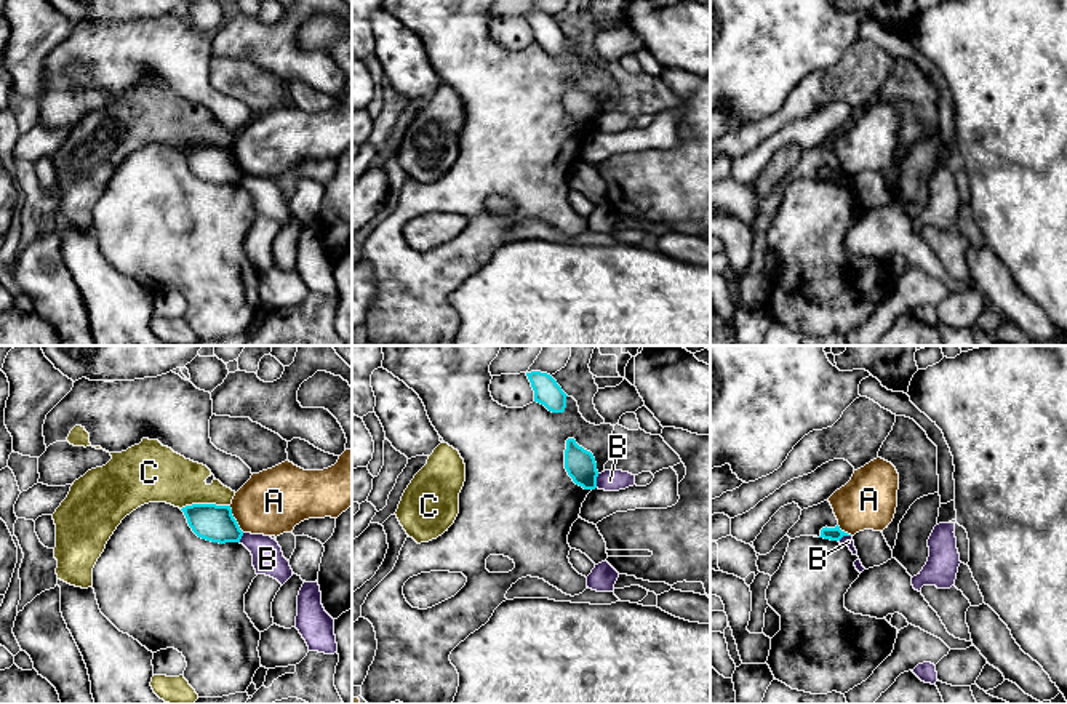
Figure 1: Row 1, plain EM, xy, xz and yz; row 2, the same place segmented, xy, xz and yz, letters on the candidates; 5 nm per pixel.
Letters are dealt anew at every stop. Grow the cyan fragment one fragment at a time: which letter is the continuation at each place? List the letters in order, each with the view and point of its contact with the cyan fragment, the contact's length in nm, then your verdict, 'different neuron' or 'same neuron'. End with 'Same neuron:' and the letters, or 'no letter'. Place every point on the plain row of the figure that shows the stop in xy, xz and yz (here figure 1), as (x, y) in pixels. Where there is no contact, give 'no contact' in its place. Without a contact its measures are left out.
A: xy (234, 160) | 150 nm | different neuron
B: xz (595, 122) | 70 nm | different neuron
C: xy (205, 146) | 240 nm | different neuron
Same neuron: no letter

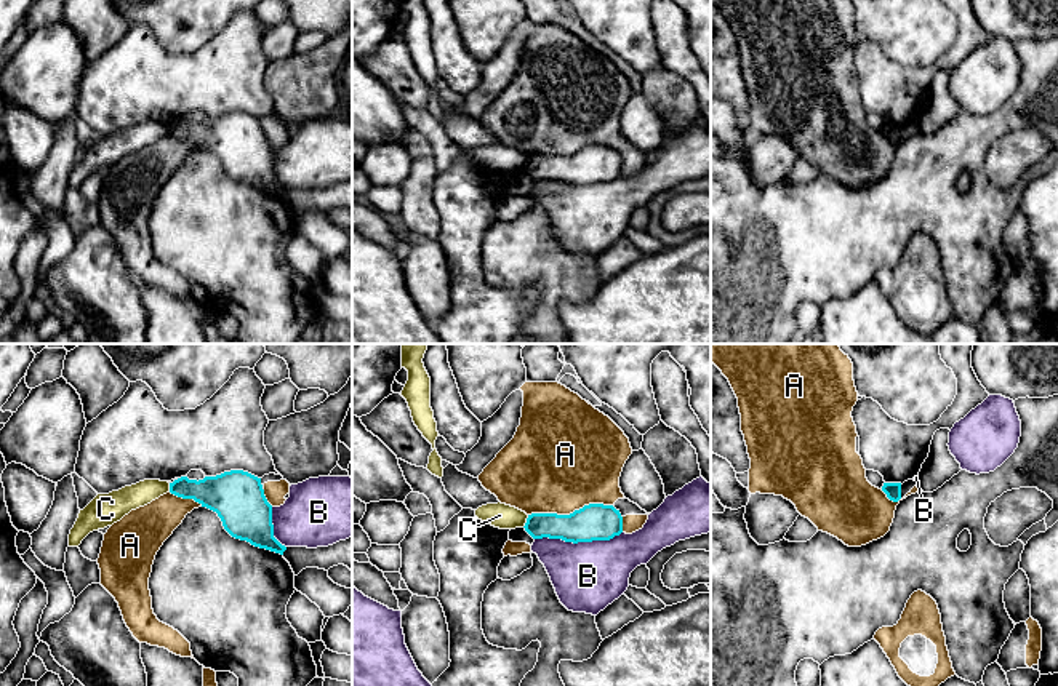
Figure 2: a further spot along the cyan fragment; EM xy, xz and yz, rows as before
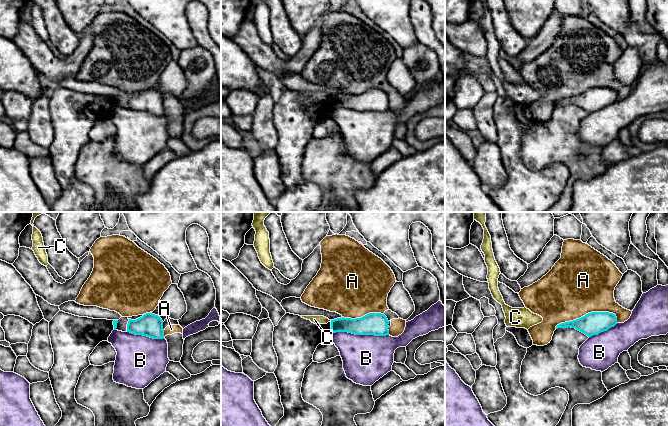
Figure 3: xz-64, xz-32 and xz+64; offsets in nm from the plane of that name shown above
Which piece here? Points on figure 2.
A: xz (570, 155) | 420 nm | different neuron
B: xz (578, 183) | 440 nm | different neuron
C: xz (527, 163) | 70 nm | different neuron
Same neuron: no letter

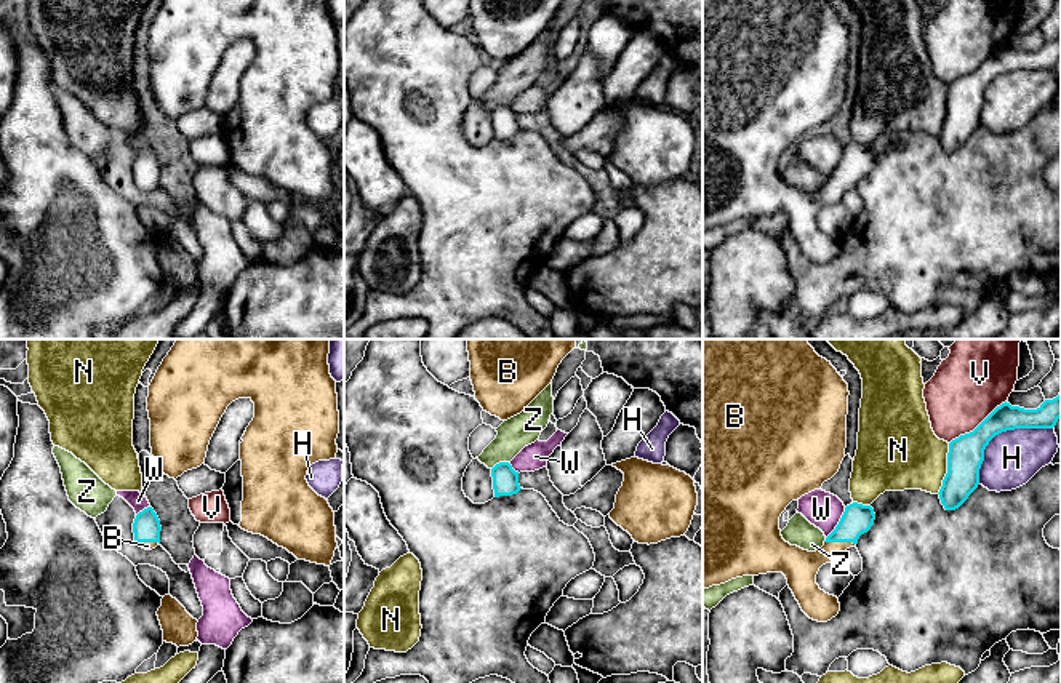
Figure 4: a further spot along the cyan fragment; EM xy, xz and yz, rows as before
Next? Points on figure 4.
B: yz (840, 183) | 160 nm | same neuron
H: yz (1000, 74) | 480 nm | different neuron
N: yz (948, 111) | 260 nm | different neuron
V: yz (978, 67) | 360 nm | different neuron
W: yz (839, 165) | 190 nm | different neuron
Z: xz (500, 104) | 100 nm | different neuron
Same neuron: B

